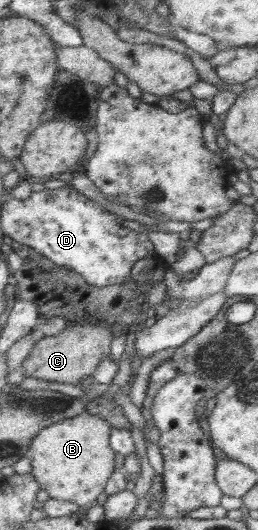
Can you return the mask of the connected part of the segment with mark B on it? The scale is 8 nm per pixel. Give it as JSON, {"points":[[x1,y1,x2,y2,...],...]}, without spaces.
{"points":[[88,411,52,424,41,431,41,436,33,440,32,474,40,482,49,498,75,502,80,509,89,510,97,504,115,468,115,451,110,444,115,427,108,420,94,416]]}

